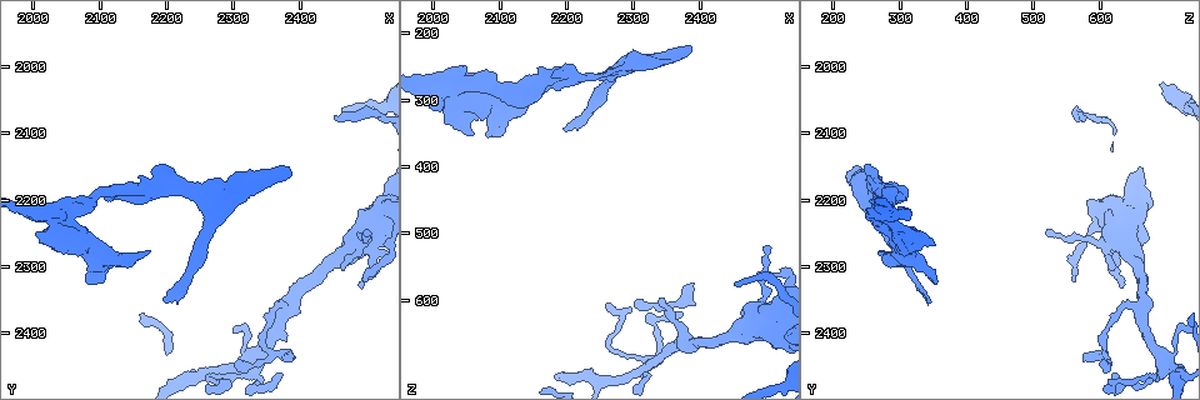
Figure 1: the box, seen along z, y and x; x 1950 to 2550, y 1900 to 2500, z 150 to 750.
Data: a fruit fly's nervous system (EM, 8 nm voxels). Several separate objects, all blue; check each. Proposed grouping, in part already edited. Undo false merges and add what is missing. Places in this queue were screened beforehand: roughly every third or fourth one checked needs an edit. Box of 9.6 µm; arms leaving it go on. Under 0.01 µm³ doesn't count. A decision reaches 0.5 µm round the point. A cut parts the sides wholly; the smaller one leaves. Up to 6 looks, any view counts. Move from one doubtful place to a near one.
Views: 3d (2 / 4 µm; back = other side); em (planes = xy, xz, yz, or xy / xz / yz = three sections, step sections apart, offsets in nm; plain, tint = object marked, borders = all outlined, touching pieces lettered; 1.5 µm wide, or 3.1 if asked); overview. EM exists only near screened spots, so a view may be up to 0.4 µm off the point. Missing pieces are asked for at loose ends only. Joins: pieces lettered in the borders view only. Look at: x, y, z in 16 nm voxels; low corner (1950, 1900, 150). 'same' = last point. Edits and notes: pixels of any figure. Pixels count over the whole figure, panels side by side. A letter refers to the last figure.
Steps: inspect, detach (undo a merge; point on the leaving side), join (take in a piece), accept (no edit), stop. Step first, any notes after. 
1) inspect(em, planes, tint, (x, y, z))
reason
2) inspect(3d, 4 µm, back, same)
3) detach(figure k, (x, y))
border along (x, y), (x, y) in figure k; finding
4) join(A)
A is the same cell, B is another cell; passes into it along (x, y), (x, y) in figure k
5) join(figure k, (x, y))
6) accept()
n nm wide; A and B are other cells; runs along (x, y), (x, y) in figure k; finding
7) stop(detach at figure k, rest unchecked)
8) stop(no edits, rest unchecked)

inspect(em, planes, borders, (2200, 2355, 345))

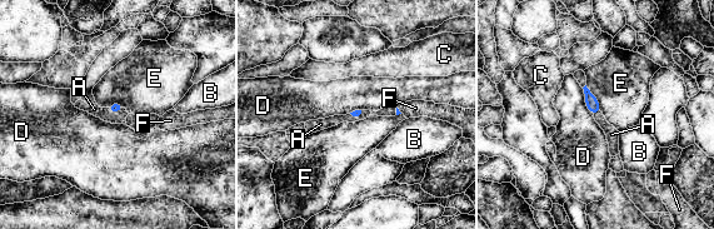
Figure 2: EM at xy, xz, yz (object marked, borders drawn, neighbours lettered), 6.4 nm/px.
join(A)
E touches over 200 nm; A is the same cell, B, C, D, E and F are other cells; passes into it along (116, 106), (115, 111), (94, 109) in figure 2; it goes on there

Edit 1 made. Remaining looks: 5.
inspect(em, yz, step 8, borders, (2265, 2205, 265))
calibre changes

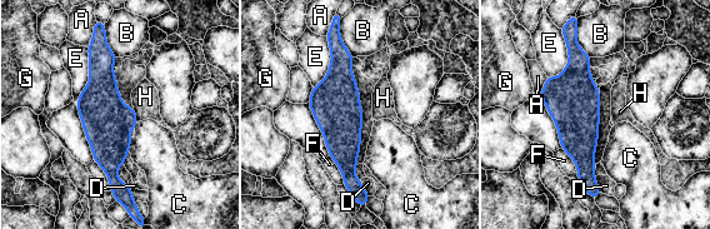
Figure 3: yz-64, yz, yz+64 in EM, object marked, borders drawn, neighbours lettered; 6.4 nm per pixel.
inspect(em, planes, borders, same)
another direction

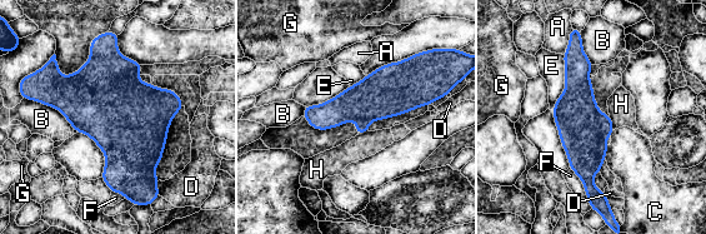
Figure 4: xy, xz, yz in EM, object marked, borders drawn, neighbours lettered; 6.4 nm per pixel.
accept()
E touches over 360 nm; A, B, C, D, E, F, G and H are other cells; runs along (576, 46), (590, 192) in figure 4; continuous, no second neuron

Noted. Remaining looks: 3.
inspect(em, planes, borders, (2105, 2280, 310))
calibre changes

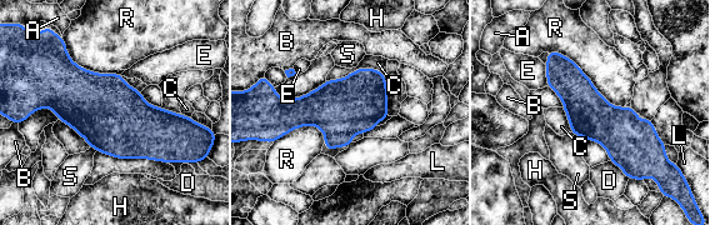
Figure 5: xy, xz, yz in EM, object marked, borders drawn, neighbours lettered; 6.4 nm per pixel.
accept()
380 nm wide; A, B, C, D, E, H, L, R and S are other cells; border along (548, 51), (625, 106) in figure 5; continuous, no second neuron

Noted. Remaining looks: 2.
stop(join at figure 2, rest unchecked)

